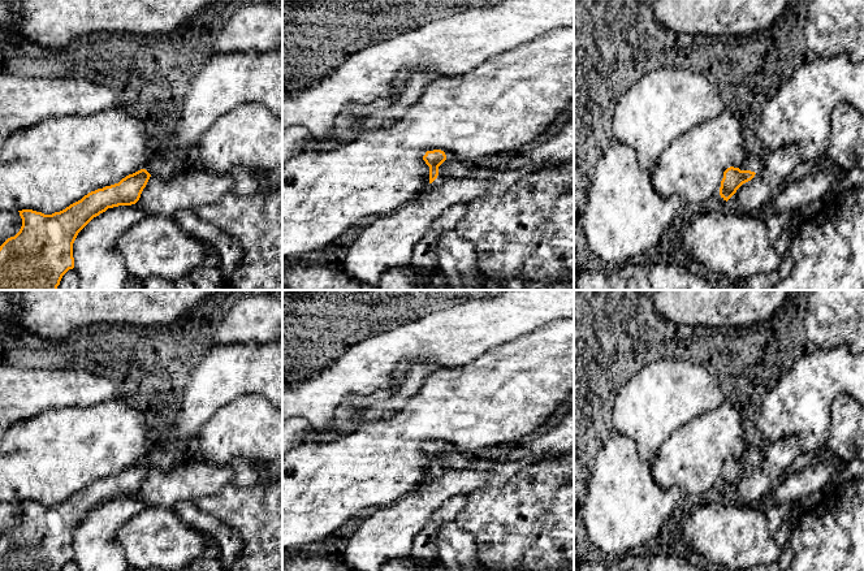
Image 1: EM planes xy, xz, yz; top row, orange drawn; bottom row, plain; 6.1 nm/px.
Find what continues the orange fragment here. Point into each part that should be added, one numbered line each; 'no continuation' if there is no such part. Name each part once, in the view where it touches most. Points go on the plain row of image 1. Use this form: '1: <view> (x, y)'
1: xz (453, 459)

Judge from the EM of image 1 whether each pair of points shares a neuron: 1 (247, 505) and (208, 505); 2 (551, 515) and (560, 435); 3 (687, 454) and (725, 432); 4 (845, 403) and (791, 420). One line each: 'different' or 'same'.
1: same
2: different
3: same
4: different

